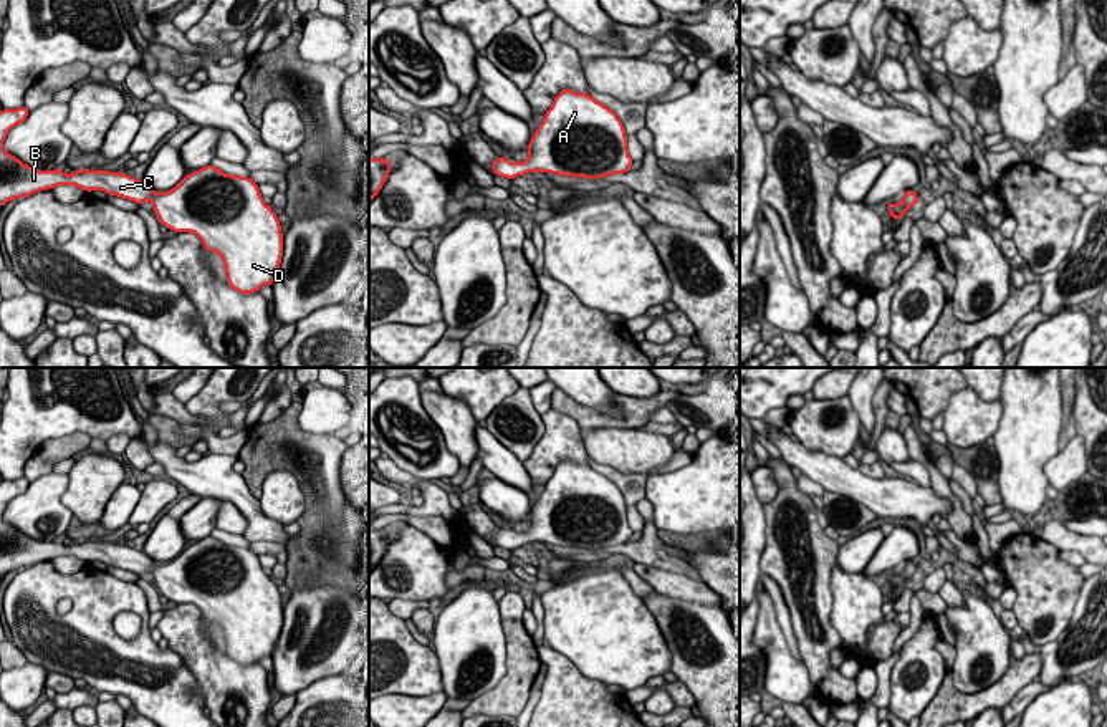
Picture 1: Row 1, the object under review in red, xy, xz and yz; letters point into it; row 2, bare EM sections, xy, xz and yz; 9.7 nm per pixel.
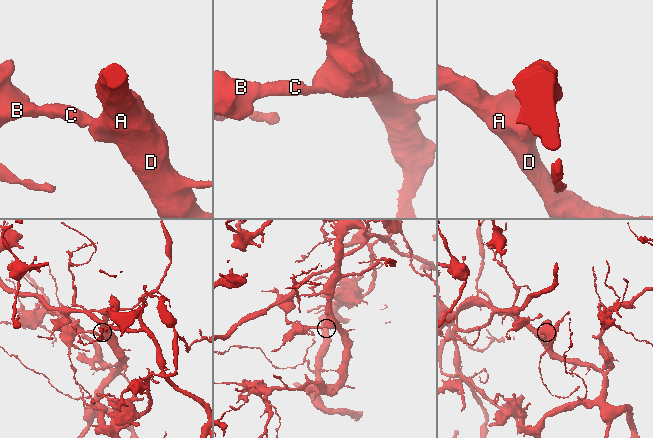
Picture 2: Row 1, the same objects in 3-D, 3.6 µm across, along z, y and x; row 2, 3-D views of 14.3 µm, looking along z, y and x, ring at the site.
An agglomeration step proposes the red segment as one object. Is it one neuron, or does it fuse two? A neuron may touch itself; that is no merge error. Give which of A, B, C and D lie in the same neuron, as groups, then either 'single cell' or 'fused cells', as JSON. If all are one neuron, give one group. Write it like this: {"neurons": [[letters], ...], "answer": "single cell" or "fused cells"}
{"neurons": [["A", "B", "C", "D"]], "answer": "single cell"}

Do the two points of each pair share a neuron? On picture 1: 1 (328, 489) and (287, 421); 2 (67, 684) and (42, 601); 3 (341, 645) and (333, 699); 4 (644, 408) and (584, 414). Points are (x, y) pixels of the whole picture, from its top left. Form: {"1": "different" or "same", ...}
{"1": "same", "2": "different", "3": "different", "4": "same"}

